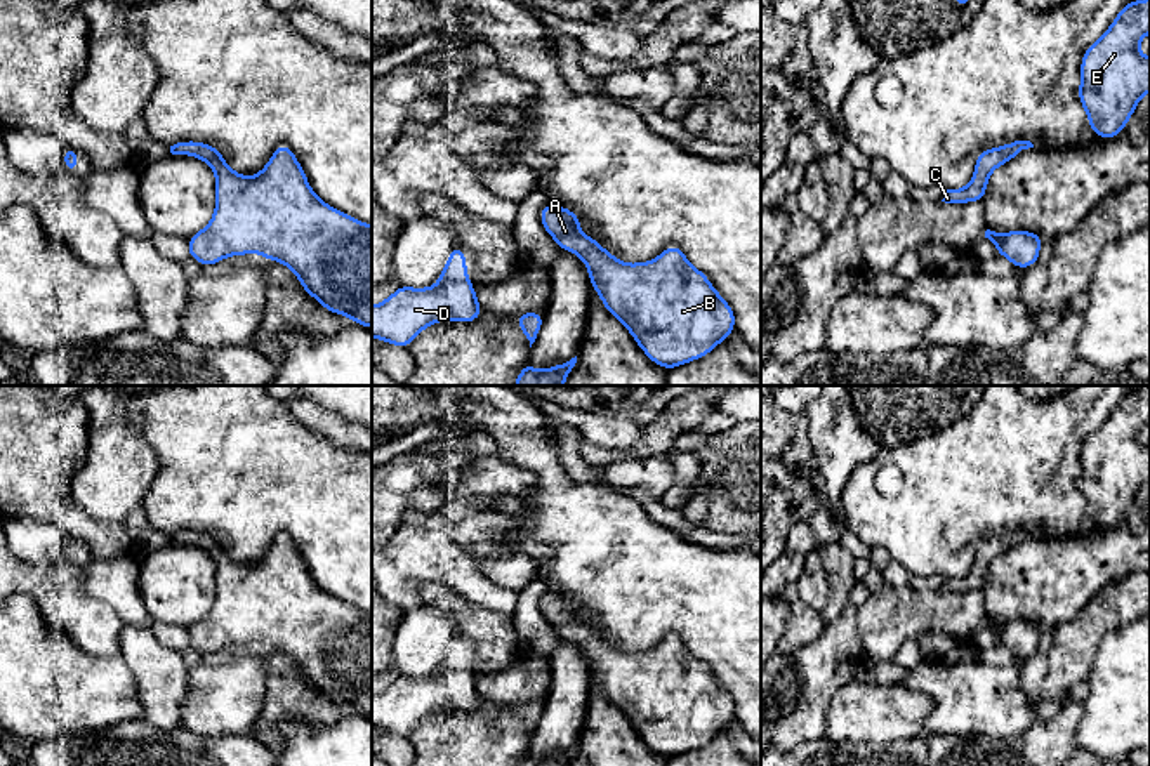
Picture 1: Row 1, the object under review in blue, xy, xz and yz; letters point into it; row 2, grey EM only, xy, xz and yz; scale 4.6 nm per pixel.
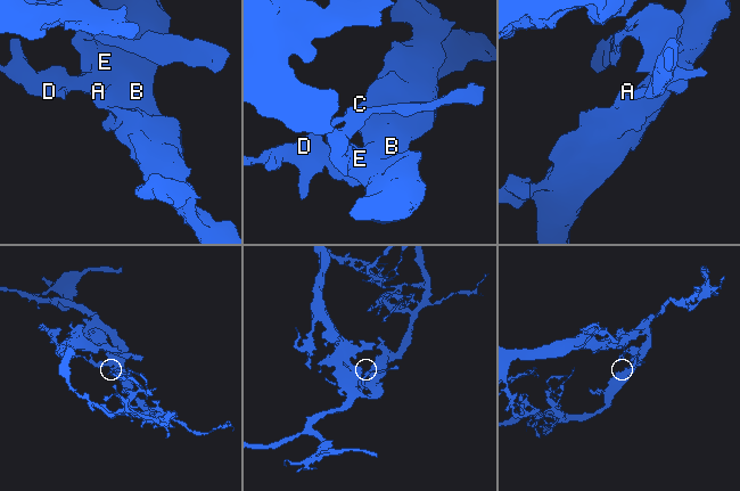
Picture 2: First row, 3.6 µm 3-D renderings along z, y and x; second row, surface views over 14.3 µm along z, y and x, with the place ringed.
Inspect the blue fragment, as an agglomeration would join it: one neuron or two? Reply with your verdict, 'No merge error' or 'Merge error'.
No merge error

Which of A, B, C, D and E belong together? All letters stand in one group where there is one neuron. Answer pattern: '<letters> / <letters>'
A B C D E

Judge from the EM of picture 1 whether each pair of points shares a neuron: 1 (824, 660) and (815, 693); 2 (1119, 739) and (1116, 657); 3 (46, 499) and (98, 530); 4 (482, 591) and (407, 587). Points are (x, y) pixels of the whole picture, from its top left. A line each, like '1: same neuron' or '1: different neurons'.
1: same neuron
2: same neuron
3: same neuron
4: same neuron

